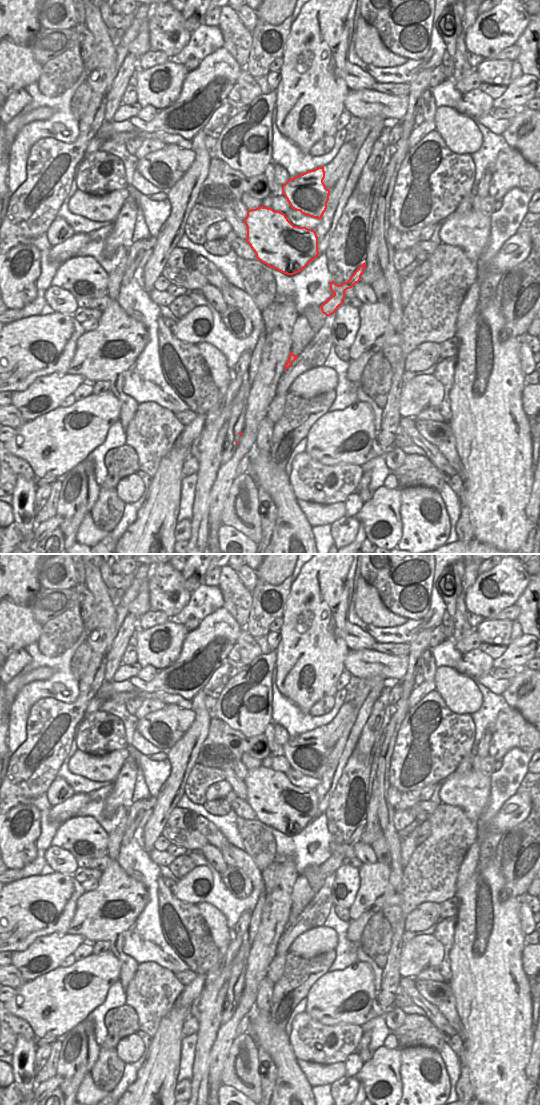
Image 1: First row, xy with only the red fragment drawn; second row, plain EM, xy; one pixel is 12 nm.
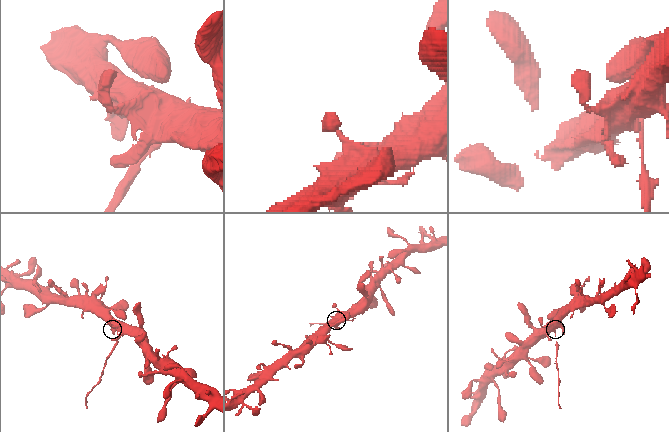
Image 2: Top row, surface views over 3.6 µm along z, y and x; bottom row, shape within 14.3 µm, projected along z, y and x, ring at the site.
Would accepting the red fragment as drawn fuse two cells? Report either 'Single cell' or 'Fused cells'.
Fused cells.

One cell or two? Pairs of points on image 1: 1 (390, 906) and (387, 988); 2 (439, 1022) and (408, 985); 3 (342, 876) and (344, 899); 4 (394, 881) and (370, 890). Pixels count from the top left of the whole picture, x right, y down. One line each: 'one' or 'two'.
1: two
2: one
3: one
4: two

